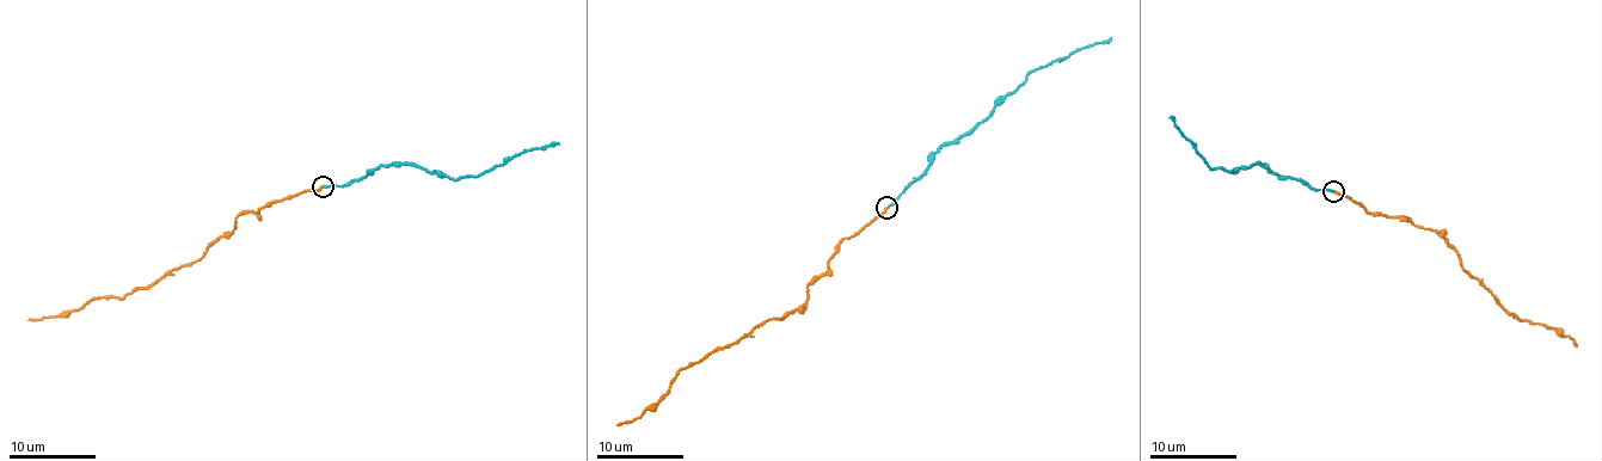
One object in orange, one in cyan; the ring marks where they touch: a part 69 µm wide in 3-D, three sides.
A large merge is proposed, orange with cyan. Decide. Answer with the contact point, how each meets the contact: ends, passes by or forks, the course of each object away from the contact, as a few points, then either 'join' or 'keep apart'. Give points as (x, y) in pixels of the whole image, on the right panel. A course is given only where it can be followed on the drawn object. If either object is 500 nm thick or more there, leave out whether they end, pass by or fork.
(1333, 191) | orange ends | cyan ends | orange via (1333, 191), (1369, 213), (1434, 229), (1447, 241), (1462, 269), (1478, 278), (1505, 311), (1569, 337), (1576, 346) | cyan via (1333, 191), (1284, 178), (1260, 161), (1228, 172), (1213, 168), (1170, 118) | keep apart

